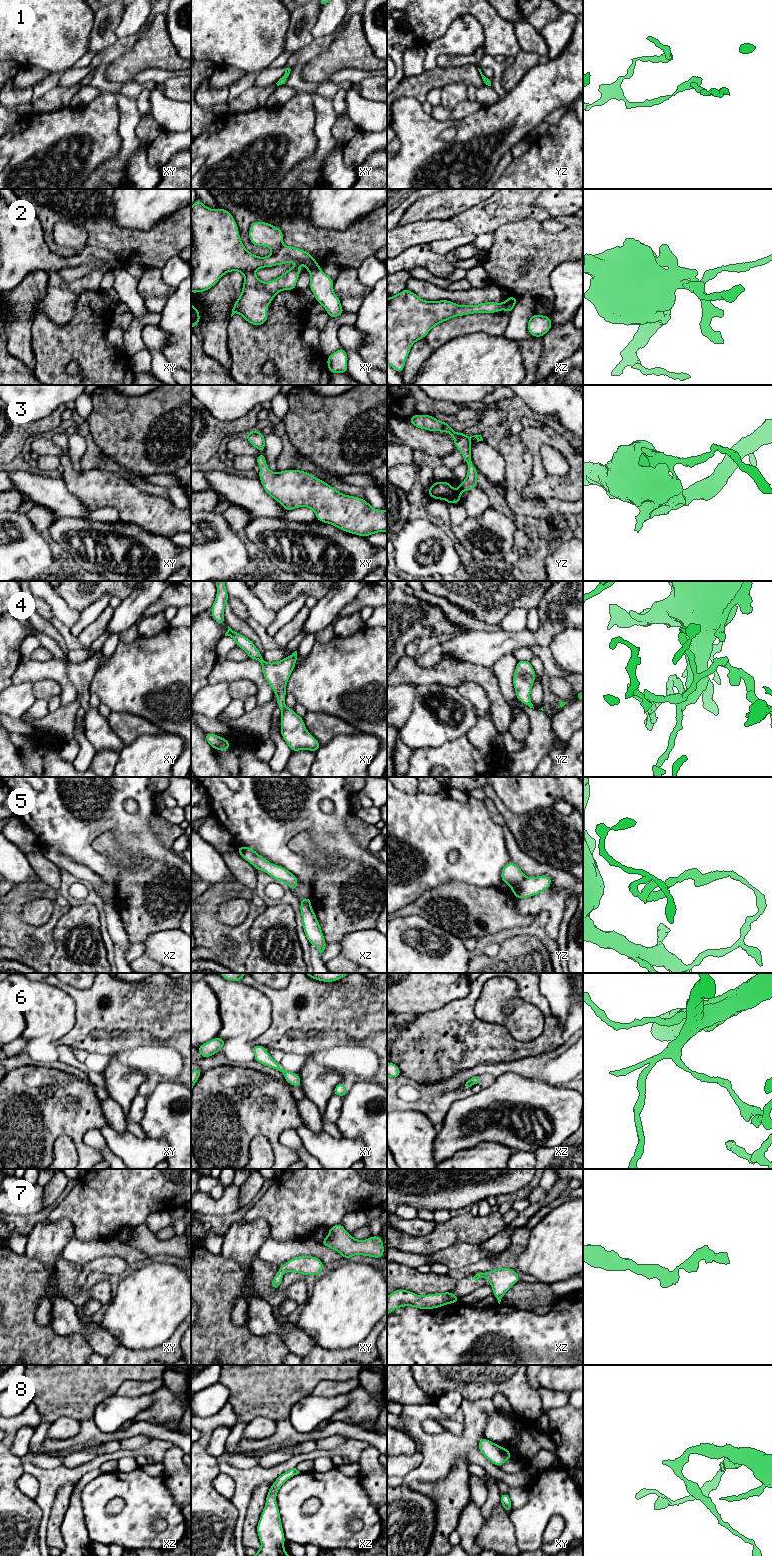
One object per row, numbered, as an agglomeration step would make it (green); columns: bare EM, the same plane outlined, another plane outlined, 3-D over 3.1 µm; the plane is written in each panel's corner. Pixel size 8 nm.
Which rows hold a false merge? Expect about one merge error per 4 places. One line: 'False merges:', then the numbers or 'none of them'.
False merges: 2, 5

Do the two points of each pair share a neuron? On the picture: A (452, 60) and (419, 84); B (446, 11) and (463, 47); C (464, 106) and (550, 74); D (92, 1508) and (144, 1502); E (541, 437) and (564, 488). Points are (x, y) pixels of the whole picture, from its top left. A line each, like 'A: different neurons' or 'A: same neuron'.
A: different neurons
B: different neurons
C: different neurons
D: same neuron
E: same neuron

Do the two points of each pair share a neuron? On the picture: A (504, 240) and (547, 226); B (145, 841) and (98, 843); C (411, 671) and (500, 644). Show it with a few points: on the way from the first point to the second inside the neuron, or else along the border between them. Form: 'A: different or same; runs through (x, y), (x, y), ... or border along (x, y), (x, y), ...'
A: different; border along (540, 223), (547, 232), (560, 232), (565, 227)
B: different; border along (92, 842), (111, 831), (116, 843), (133, 858)
C: different; border along (444, 656), (432, 667), (420, 667), (416, 663)

